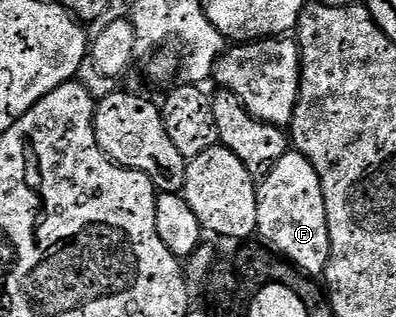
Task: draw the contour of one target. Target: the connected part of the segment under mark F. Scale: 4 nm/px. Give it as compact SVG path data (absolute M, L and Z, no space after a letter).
M287 151L280 163L276 163L276 167L272 167L272 171L261 178L258 185L257 236L269 248L285 257L295 270L303 269L304 272L311 273L306 274L311 278L321 278L325 274L330 258L330 236L324 191L312 163L308 163L302 153Z

